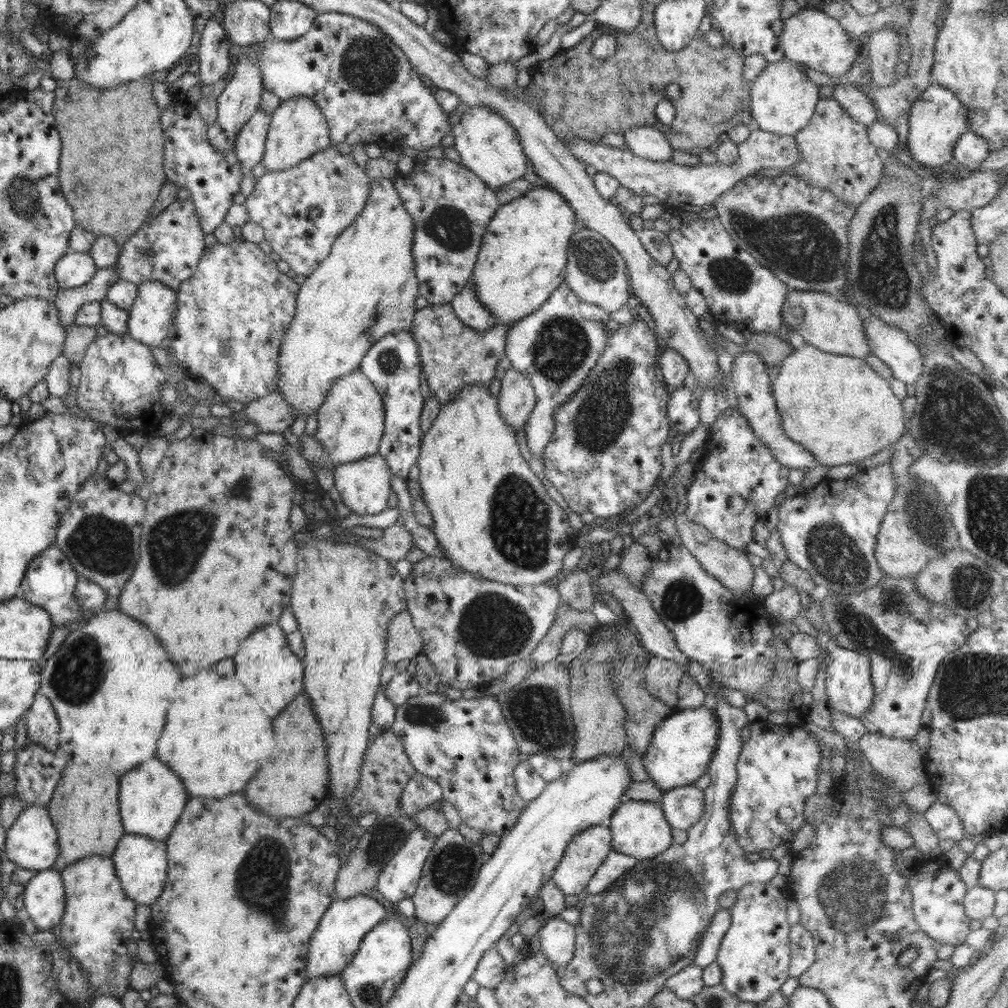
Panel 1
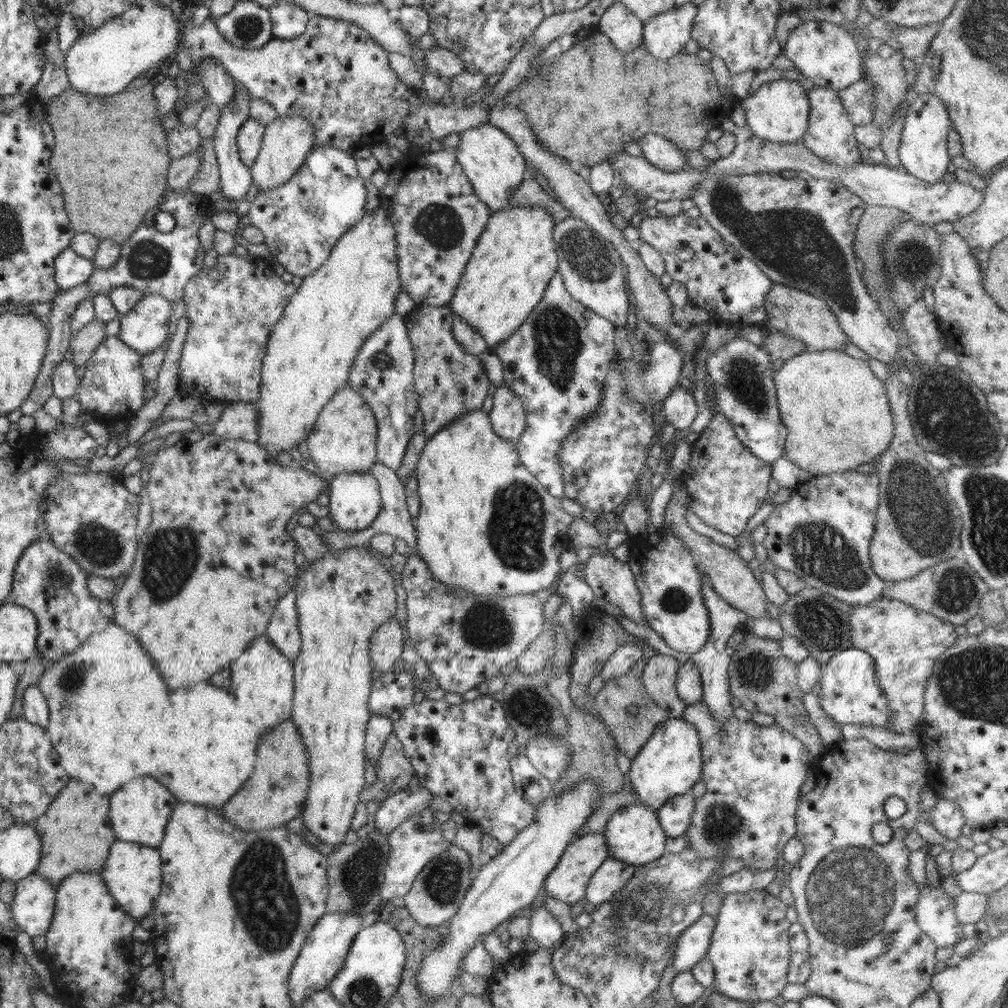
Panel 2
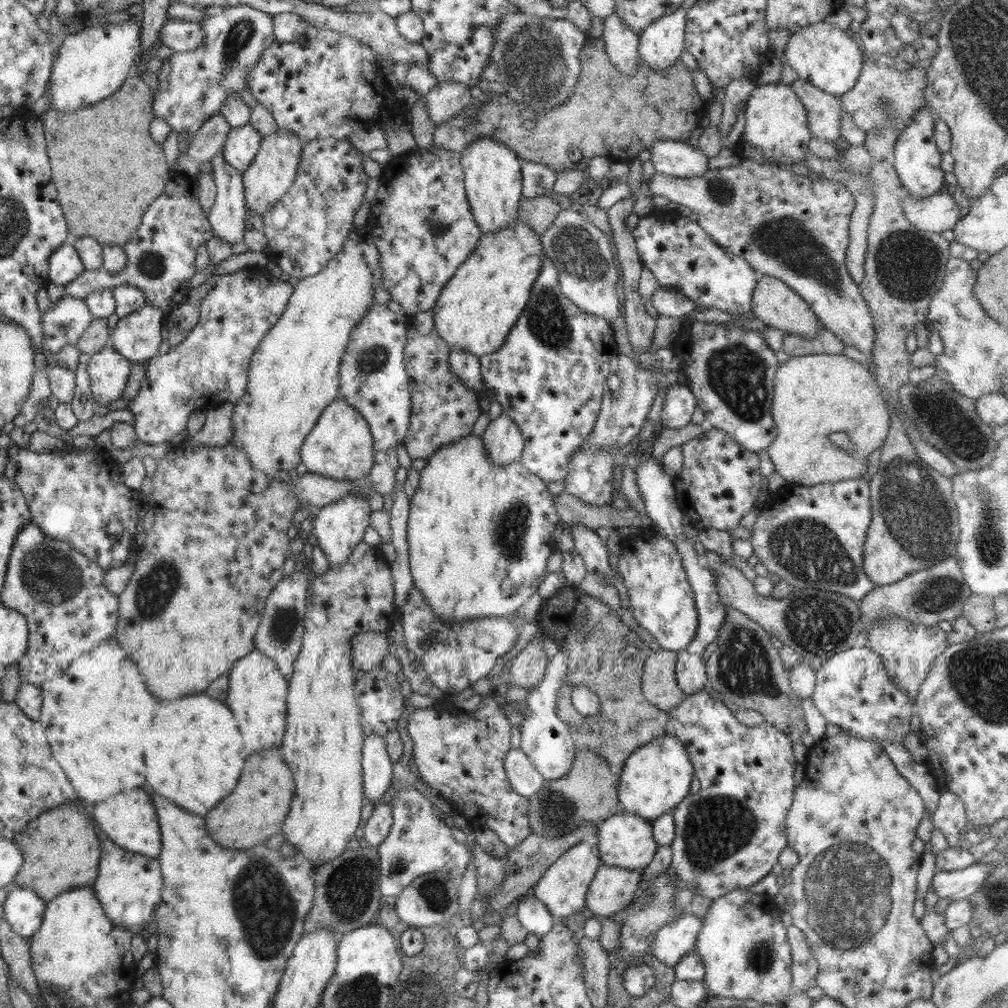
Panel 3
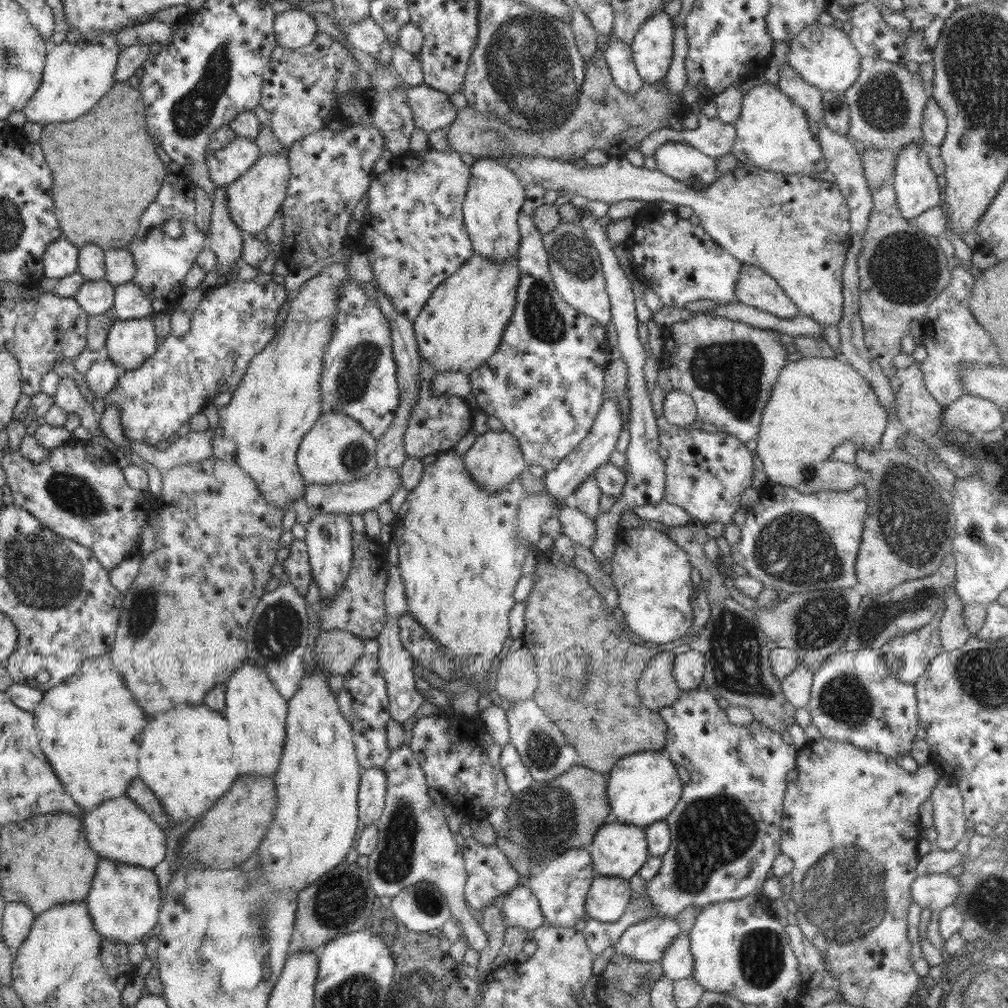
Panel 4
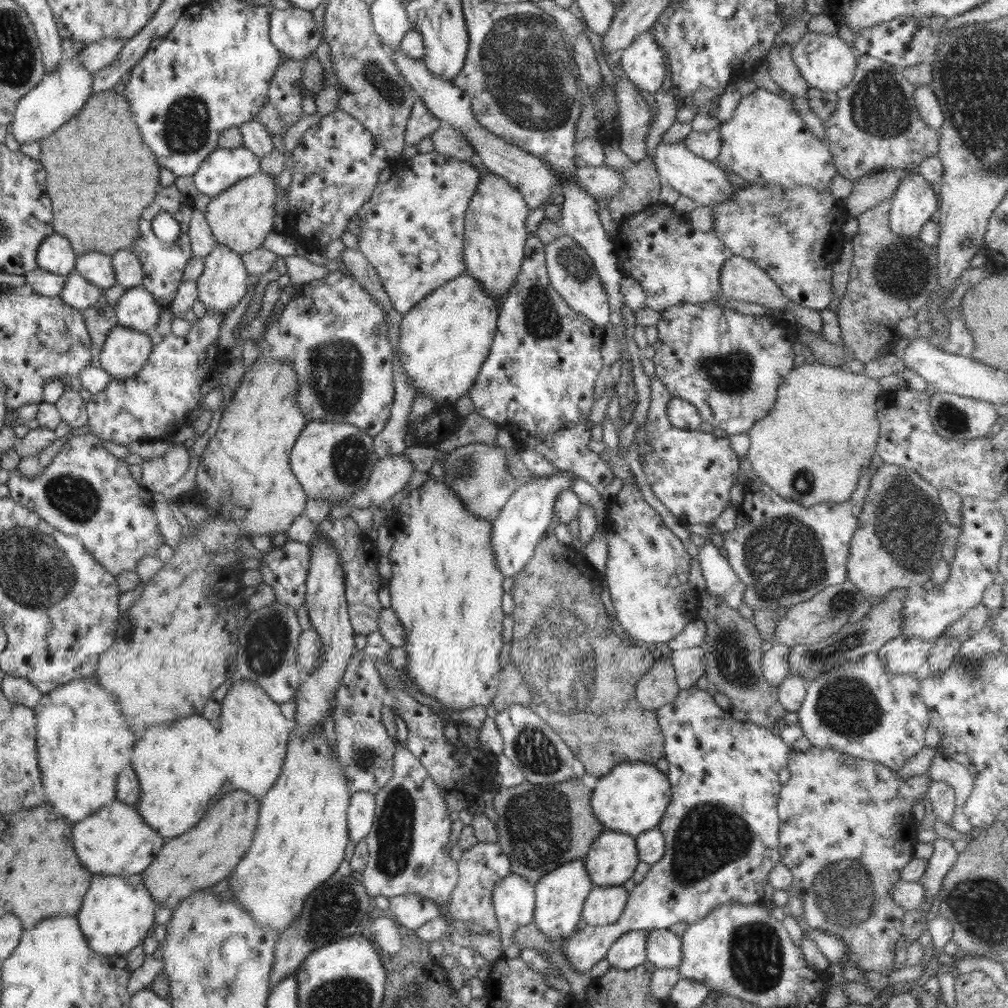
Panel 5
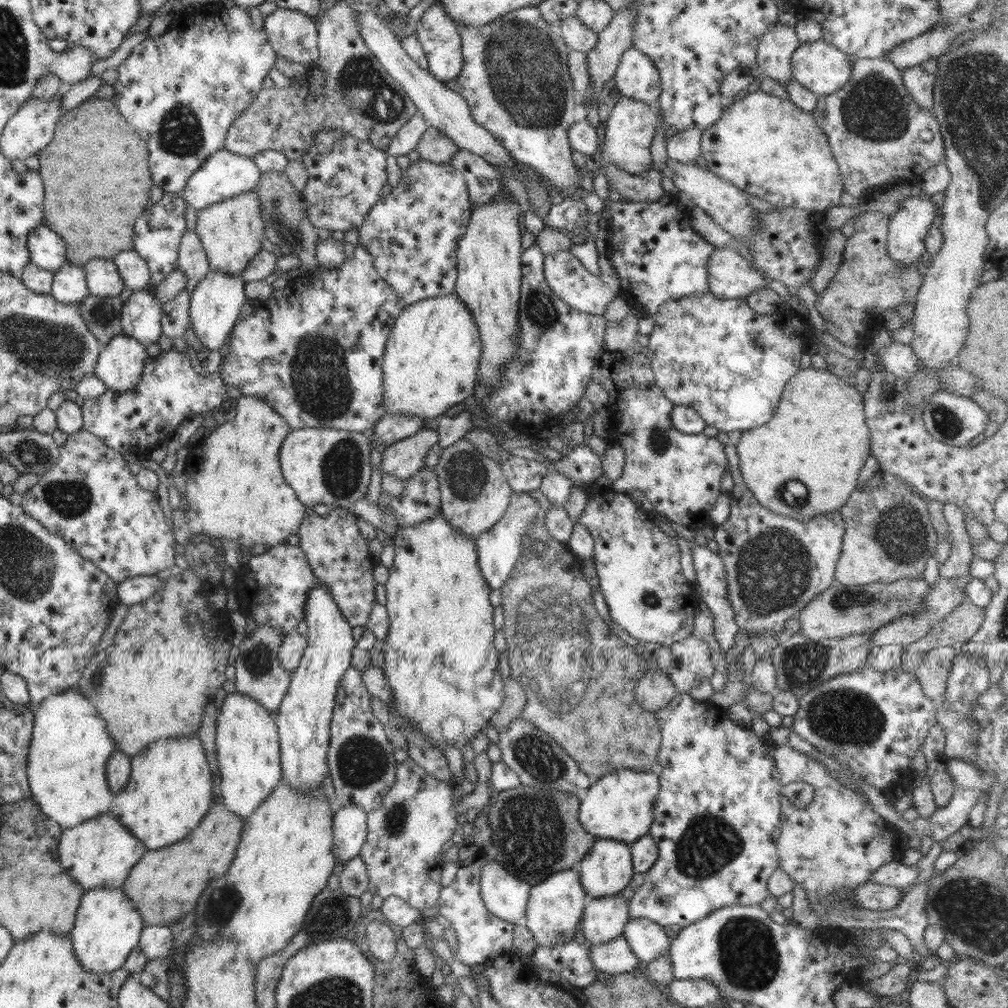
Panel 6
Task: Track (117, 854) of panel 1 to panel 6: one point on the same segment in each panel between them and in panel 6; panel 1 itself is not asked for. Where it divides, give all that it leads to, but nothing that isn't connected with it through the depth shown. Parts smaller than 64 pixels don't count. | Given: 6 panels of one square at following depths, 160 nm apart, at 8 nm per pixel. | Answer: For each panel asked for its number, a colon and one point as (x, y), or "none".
2: (132, 872)
3: (129, 886)
4: (124, 901)
5: (117, 913)
6: (107, 928)

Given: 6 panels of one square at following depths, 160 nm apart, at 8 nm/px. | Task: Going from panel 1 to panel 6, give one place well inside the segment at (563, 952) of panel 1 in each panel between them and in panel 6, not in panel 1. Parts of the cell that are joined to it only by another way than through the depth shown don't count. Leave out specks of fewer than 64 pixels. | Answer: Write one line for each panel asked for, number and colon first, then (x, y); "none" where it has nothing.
2: (544, 927)
3: (533, 915)
4: (521, 908)
5: (513, 898)
6: (505, 896)

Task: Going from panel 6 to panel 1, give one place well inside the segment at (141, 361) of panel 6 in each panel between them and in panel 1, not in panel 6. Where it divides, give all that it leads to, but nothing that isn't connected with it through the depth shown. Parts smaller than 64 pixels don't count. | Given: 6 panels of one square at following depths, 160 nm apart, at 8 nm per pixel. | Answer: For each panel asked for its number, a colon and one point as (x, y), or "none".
1: (151, 317)
2: (144, 328)
3: (137, 336)
4: (129, 343)
5: (125, 351)

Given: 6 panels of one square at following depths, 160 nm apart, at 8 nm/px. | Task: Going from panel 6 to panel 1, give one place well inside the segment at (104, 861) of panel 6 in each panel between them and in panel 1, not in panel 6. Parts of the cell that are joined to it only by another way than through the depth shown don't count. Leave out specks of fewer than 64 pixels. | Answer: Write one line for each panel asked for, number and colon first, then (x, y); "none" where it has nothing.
1: (151, 798)
2: (139, 811)
3: (129, 820)
4: (119, 830)
5: (115, 840)

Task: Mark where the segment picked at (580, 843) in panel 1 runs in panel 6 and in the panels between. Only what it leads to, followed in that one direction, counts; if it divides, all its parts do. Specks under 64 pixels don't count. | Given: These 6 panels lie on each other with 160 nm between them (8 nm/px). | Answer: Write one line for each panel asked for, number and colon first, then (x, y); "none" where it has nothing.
2: (567, 883)
3: (562, 888)
4: (561, 884)
5: (560, 895)
6: (555, 905)

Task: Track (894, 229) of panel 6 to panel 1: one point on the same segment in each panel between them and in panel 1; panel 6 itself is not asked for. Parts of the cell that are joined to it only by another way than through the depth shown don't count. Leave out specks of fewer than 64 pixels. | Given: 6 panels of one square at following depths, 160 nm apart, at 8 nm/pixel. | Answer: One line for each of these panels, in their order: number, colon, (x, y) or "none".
1: (937, 119)
2: (923, 151)
3: (917, 161)
4: (916, 187)
5: (915, 203)

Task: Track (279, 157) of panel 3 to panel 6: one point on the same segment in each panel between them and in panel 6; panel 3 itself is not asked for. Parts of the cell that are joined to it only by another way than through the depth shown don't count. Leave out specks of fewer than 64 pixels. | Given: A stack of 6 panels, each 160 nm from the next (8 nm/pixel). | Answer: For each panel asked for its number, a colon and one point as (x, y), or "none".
4: (253, 200)
5: (241, 217)
6: (231, 231)

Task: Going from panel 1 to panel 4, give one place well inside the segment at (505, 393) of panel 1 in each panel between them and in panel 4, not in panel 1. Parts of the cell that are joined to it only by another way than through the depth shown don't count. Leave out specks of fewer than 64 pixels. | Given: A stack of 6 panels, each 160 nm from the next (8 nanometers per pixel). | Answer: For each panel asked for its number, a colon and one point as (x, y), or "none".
2: (507, 417)
3: (503, 442)
4: (495, 458)

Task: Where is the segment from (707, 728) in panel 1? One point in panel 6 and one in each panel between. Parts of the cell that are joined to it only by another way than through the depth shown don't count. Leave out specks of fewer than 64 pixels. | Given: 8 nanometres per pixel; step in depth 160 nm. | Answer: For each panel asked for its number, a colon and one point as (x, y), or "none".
2: (670, 763)
3: (656, 777)
4: (642, 788)
5: (631, 799)
6: (619, 806)

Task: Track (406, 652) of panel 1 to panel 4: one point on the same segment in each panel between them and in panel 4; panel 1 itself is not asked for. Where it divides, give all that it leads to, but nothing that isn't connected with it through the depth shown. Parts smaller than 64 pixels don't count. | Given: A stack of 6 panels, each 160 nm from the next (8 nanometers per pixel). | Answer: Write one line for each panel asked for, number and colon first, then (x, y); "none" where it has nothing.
2: (387, 644)
3: (368, 650)
4: (337, 652)

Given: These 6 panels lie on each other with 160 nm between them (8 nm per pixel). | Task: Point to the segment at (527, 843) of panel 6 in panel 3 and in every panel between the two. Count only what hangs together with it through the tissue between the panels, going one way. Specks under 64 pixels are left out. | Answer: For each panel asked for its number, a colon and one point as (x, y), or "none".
3: (588, 791)
4: (548, 818)
5: (549, 825)

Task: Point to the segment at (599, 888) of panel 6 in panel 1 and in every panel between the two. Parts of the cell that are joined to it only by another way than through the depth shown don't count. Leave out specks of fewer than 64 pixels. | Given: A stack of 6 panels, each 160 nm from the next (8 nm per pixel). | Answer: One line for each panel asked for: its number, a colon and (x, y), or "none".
1: (639, 828)
2: (634, 835)
3: (625, 840)
4: (618, 850)
5: (613, 857)

